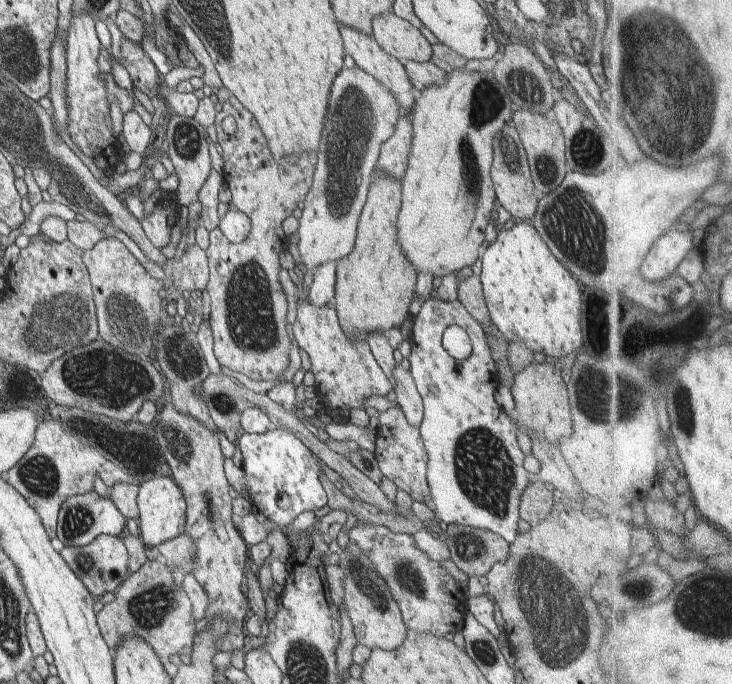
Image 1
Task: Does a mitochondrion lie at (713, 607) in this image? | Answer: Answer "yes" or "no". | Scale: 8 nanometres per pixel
yes

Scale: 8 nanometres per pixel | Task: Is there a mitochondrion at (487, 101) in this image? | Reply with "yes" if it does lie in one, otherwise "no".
yes

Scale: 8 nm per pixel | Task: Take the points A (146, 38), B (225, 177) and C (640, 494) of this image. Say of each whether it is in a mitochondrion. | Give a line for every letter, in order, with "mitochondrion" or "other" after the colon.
A: other
B: other
C: other

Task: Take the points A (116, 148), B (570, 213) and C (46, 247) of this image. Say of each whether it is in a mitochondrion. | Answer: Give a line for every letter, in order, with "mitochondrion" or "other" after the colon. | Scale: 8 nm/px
A: other
B: mitochondrion
C: other

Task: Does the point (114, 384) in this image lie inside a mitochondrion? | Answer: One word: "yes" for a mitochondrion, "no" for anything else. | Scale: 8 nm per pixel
yes

